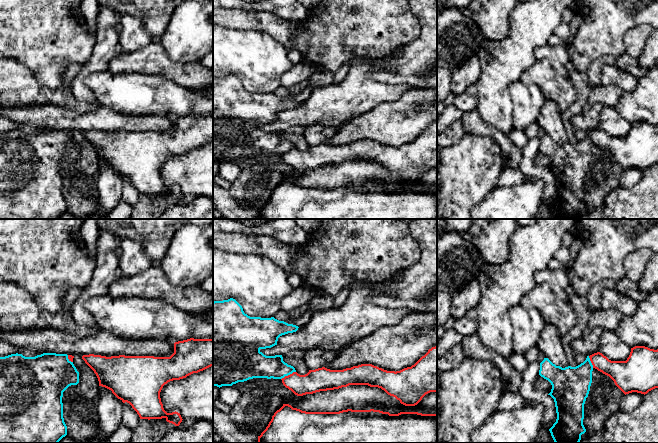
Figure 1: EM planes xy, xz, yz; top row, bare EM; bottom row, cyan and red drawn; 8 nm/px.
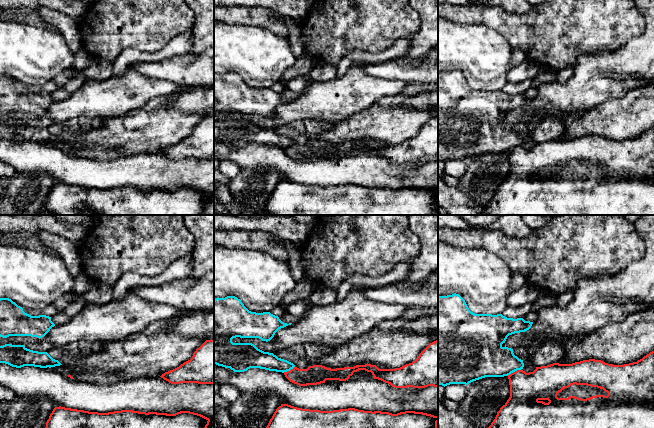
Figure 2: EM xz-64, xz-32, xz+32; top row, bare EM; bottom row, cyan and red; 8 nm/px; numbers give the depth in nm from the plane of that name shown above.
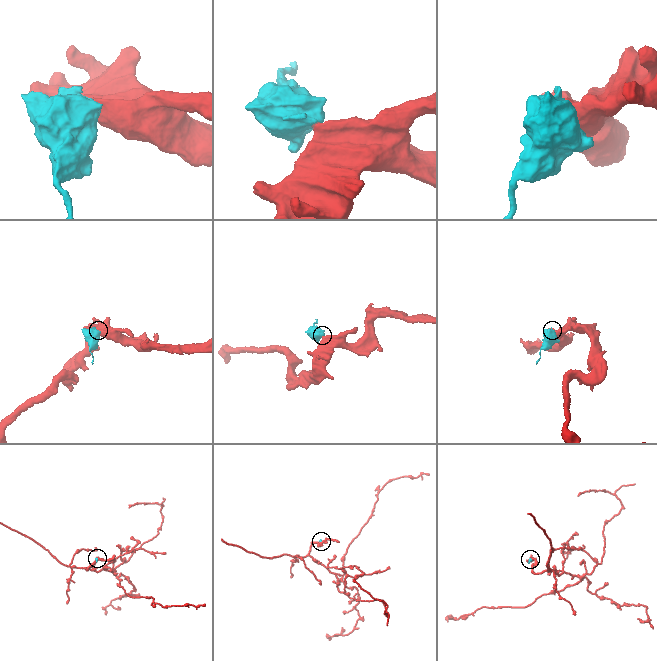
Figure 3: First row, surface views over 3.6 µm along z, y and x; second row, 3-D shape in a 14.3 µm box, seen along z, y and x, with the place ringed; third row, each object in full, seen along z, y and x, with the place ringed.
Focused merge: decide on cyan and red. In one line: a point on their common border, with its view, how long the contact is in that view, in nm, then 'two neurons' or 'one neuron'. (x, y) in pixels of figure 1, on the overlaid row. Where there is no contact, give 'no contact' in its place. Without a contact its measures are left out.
contact xz (288, 374); length 140 nm; two neurons

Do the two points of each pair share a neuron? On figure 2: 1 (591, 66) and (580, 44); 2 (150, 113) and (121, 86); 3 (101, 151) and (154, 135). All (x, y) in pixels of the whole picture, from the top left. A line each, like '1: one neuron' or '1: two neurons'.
1: two neurons
2: two neurons
3: one neuron

